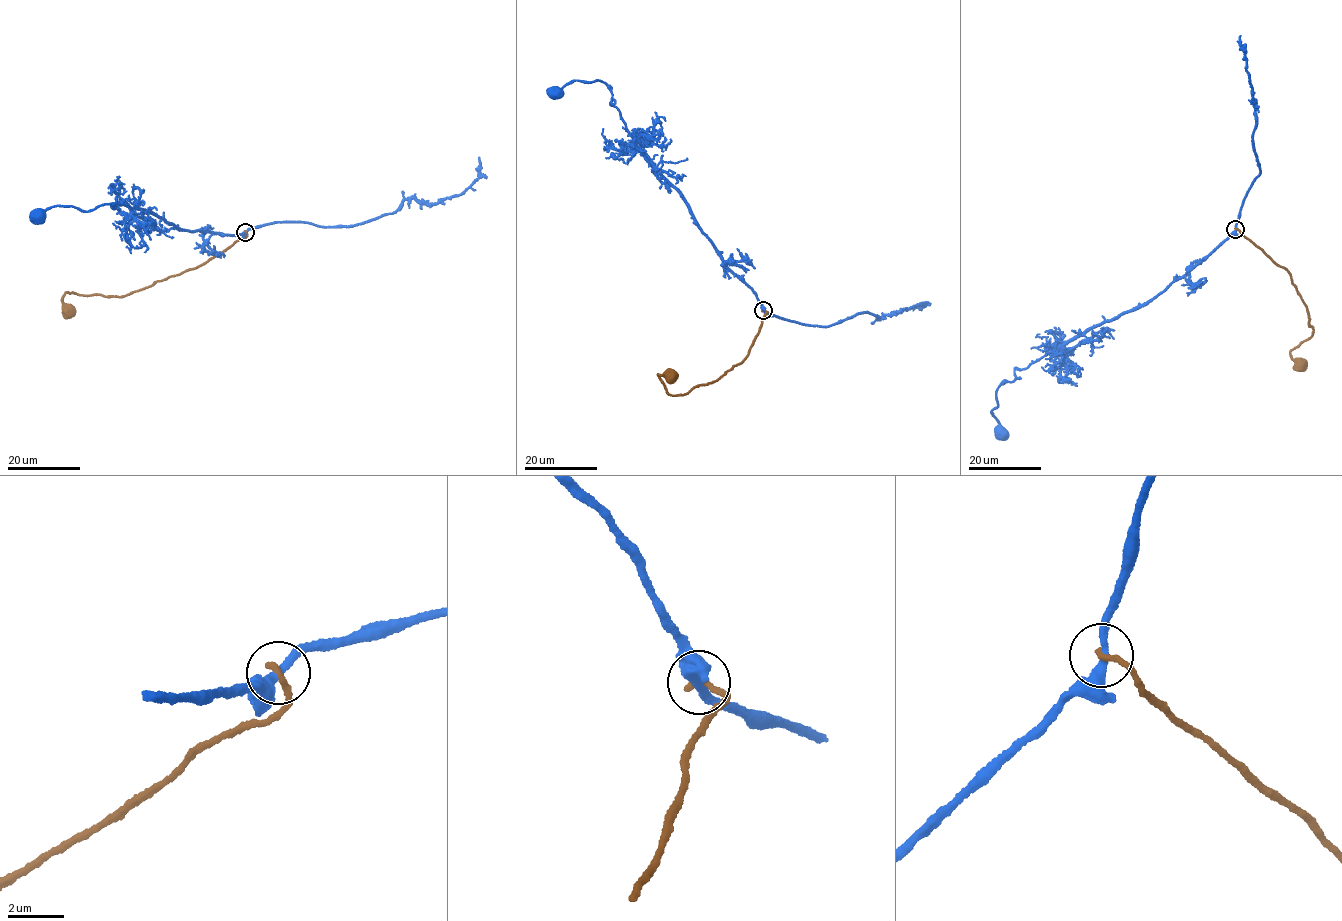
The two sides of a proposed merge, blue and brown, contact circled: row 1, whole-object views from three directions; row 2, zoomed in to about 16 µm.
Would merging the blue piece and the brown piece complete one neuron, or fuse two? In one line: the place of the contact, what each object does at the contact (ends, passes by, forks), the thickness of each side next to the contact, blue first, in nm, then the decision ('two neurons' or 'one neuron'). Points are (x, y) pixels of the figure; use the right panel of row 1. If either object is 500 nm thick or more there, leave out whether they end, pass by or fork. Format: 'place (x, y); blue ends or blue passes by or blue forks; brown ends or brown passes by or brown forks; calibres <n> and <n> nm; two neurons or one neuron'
place (1235, 229); blue passes by; brown ends; calibres 320 and 260 nm; two neurons

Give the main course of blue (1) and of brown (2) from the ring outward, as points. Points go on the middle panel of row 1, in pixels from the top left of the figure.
1: (763, 310), (723, 265), (680, 193), (638, 149), (607, 84), (573, 80), (550, 92)
2: (763, 310), (767, 313), (747, 357), (725, 374), (674, 395), (667, 394), (658, 374), (671, 376)

